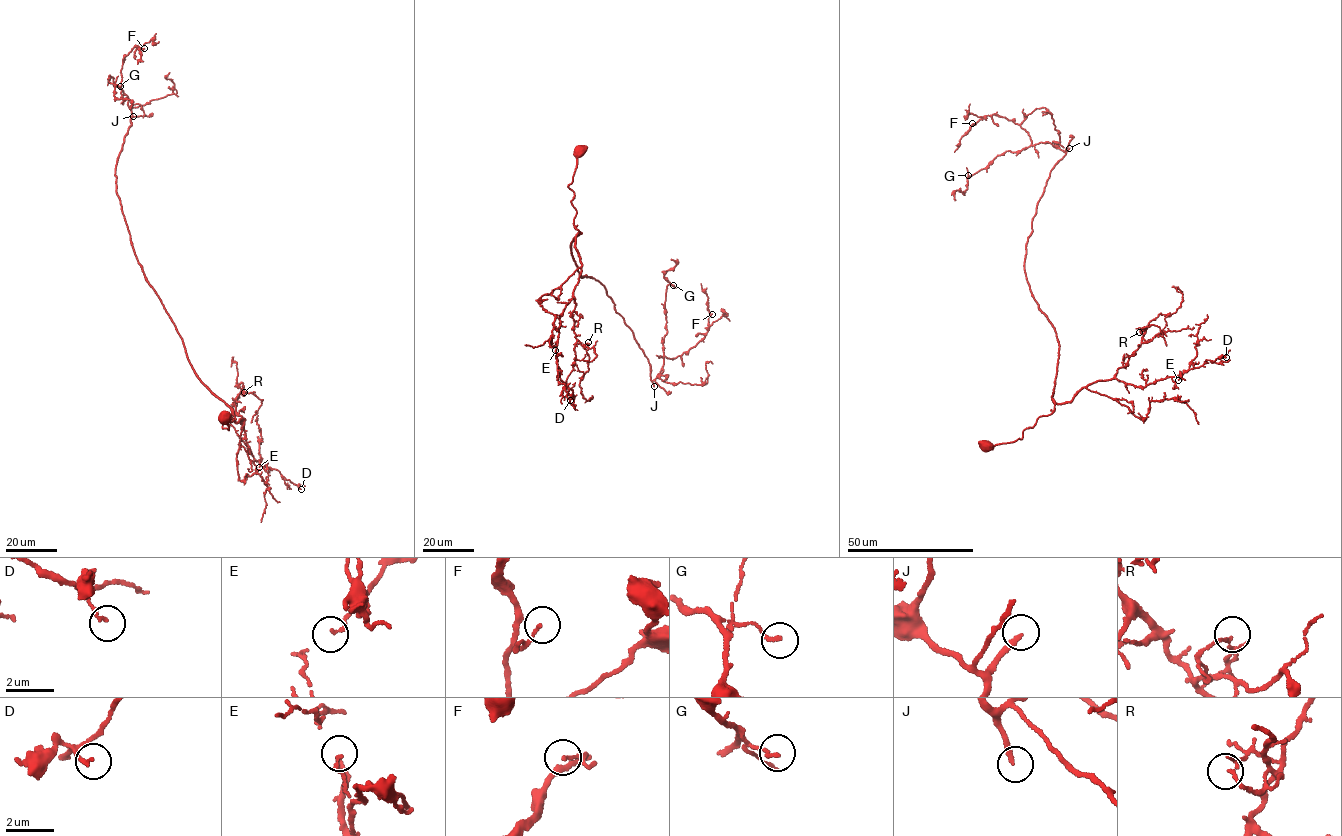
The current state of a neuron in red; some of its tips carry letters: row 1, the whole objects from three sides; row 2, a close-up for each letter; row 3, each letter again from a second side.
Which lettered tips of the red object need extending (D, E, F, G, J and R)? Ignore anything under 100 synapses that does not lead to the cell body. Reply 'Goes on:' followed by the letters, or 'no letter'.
Goes on: J

